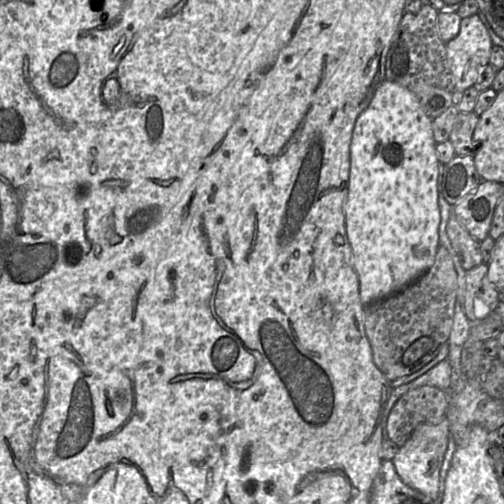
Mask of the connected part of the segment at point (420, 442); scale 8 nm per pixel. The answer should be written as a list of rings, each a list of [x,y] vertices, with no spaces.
[[[446,417],[437,424],[420,424],[404,445],[399,447],[397,454],[392,459],[395,470],[403,483],[433,501],[439,496],[440,469],[447,449],[448,438],[449,422]]]

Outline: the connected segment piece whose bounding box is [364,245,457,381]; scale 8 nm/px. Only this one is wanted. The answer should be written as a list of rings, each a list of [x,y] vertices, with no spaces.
[[[439,245],[433,265],[417,280],[394,294],[364,307],[364,328],[373,361],[387,381],[412,374],[430,362],[450,337],[457,295],[457,272],[448,250]]]

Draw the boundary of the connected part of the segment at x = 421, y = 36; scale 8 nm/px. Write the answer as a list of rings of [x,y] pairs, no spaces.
[[[423,3],[417,13],[403,13],[387,52],[385,66],[385,79],[412,91],[431,120],[453,105],[455,91],[446,45],[439,35],[438,12],[430,3]]]

